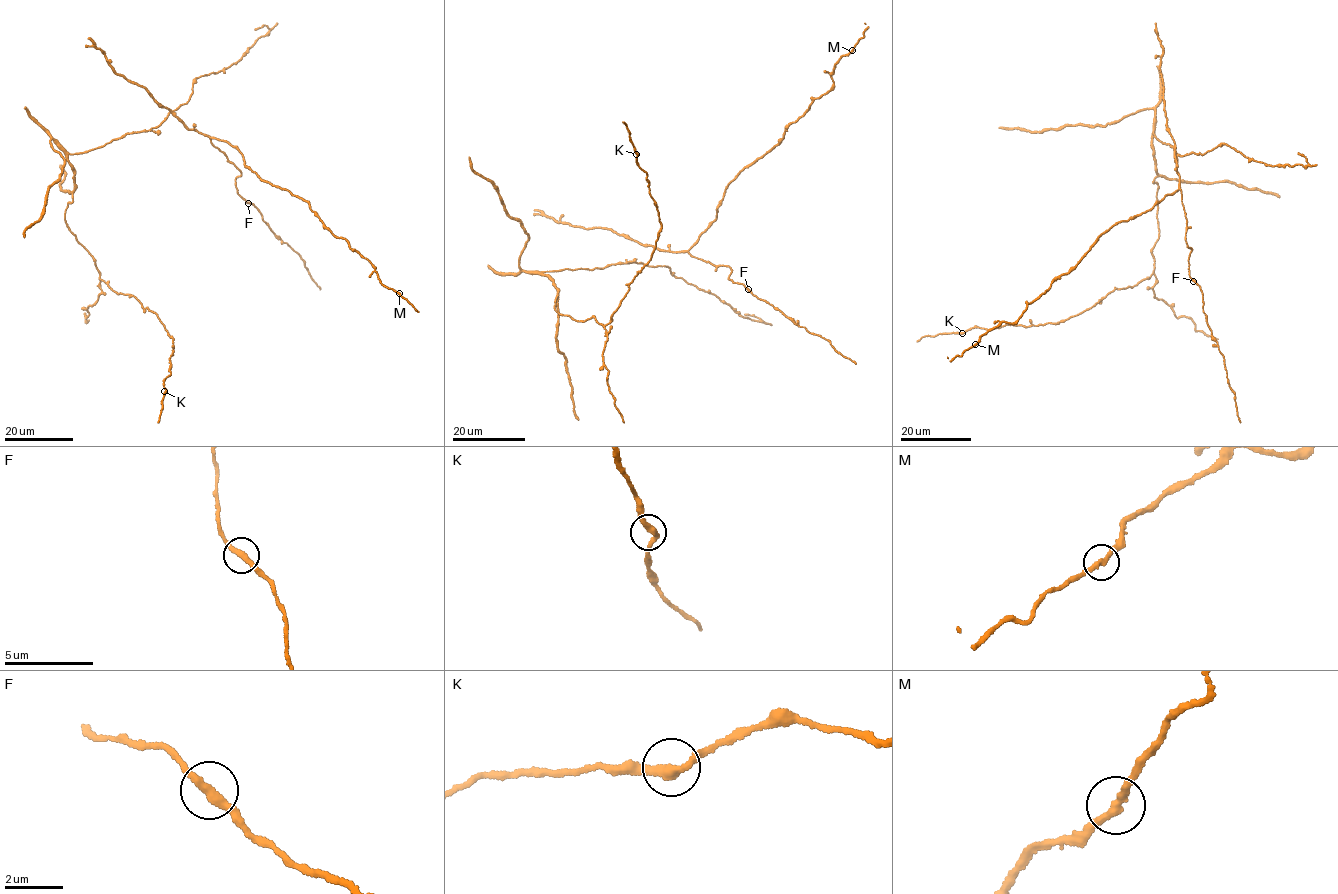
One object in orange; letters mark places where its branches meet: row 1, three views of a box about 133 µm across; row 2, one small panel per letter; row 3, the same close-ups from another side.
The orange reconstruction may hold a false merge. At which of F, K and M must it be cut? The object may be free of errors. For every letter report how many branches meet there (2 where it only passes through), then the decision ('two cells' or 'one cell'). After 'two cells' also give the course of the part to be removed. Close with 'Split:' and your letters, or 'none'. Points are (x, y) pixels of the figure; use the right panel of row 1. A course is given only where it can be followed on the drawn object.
F: 2 | one cell
K: 2 | one cell
M: 2 | one cell
Split: none

